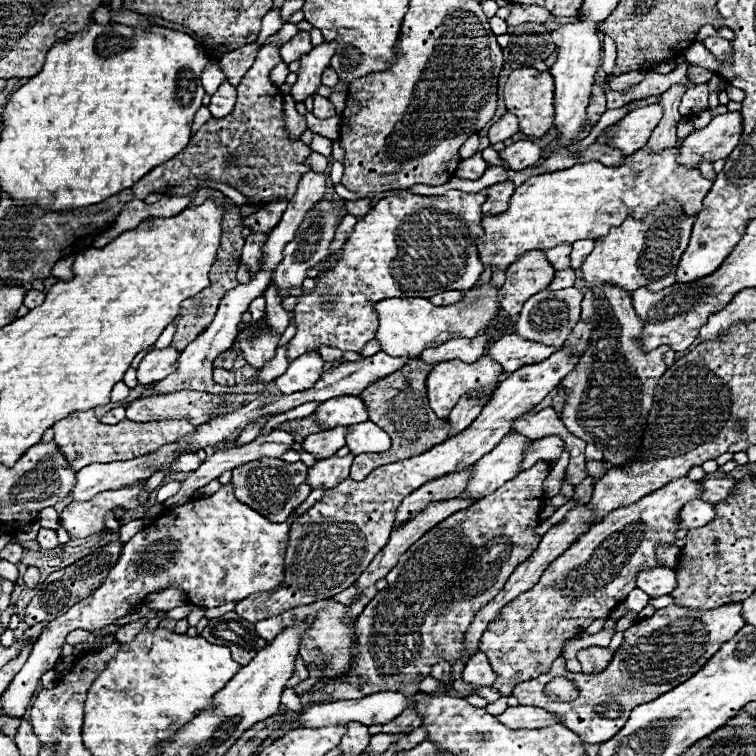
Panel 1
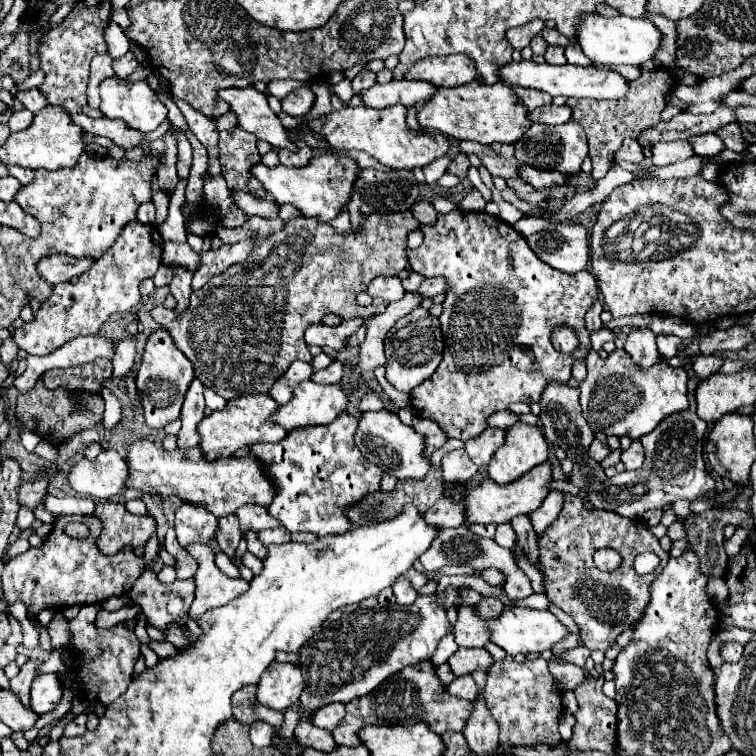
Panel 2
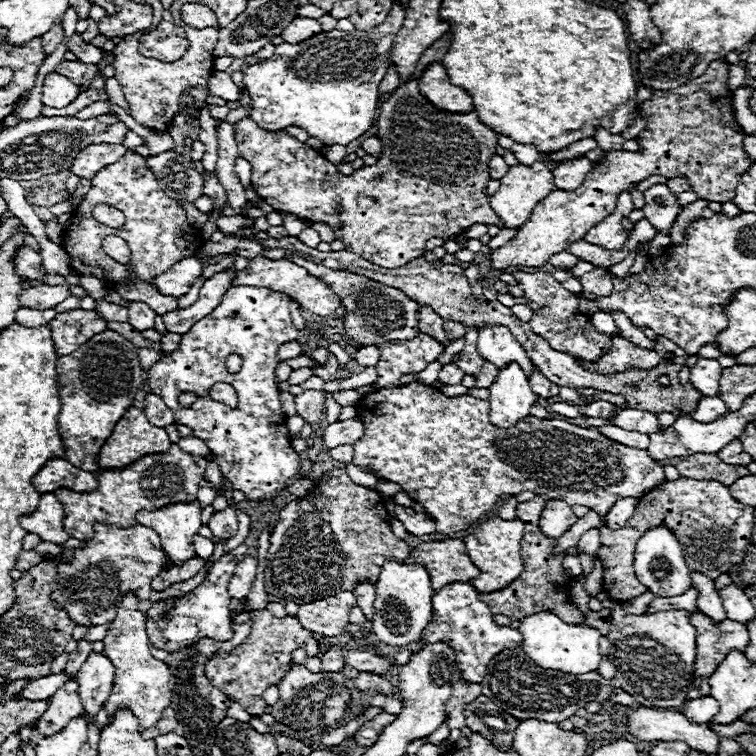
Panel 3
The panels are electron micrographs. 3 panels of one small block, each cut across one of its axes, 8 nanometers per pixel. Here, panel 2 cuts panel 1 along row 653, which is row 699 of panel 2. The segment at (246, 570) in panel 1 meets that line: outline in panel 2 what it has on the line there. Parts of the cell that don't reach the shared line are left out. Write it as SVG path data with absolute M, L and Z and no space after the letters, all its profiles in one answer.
M40 674L34 684L32 684L32 694L30 694L30 706L34 712L44 714L50 712L58 706L62 700L62 682L58 674Z

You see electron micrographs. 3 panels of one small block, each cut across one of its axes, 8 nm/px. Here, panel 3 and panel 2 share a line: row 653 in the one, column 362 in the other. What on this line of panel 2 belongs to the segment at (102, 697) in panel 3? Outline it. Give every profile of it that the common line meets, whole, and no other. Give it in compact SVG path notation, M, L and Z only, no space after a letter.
M392 80L388 84L374 84L372 88L360 92L360 96L370 108L388 108L398 102L410 108L418 102L428 102L436 90L438 88L424 80Z

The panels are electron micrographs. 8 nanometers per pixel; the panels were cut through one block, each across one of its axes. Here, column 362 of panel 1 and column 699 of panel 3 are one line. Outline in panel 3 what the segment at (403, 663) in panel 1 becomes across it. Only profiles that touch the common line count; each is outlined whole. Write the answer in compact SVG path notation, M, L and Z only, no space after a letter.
M692 610L690 620L692 620L692 624L694 624L696 644L698 644L698 648L696 648L698 656L696 656L696 664L694 664L694 684L692 684L690 692L688 692L688 698L694 698L694 696L708 696L708 694L710 694L708 678L712 676L712 672L714 672L714 670L720 666L720 662L726 658L726 652L730 652L730 650L734 650L734 648L738 648L738 650L746 648L750 636L748 636L748 628L746 628L744 624L740 624L740 622L736 622L736 620L730 620L730 618L726 618L726 620L722 620L722 622L714 622L714 620L710 620L706 614L702 614L702 612L698 612L698 610Z

